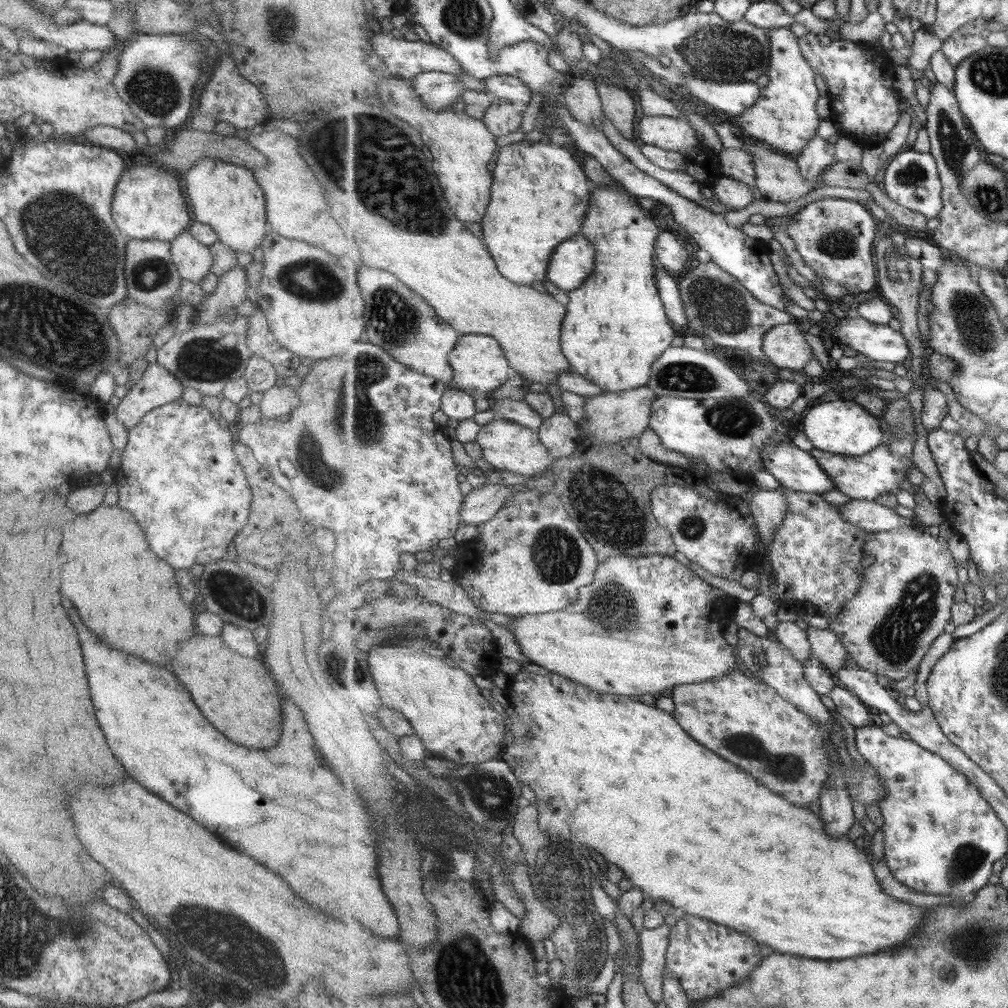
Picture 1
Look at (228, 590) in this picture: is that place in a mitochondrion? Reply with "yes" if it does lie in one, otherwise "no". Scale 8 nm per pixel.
yes

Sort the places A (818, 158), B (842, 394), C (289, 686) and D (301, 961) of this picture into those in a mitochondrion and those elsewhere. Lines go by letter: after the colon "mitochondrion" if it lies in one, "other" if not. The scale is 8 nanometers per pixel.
A: other
B: other
C: other
D: other

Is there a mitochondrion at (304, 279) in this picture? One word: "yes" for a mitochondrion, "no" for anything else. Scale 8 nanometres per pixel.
yes

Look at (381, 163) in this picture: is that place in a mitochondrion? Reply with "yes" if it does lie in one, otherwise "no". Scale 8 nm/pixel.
yes

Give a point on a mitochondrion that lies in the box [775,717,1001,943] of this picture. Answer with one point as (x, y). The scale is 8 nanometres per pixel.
(968, 857)

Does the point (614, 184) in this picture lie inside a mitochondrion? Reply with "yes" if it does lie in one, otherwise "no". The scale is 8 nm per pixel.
no

